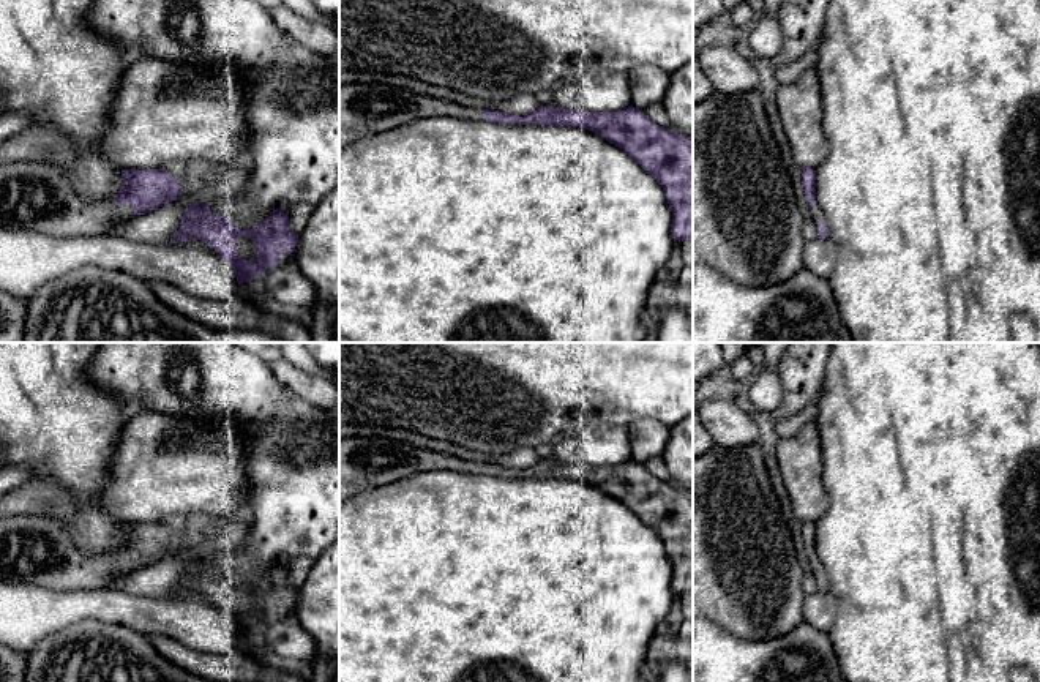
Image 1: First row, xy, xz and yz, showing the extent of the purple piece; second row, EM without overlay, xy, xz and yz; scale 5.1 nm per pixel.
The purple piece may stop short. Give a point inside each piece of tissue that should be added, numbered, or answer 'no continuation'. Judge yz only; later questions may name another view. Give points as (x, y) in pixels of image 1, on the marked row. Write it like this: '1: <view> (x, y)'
1: yz (816, 210)

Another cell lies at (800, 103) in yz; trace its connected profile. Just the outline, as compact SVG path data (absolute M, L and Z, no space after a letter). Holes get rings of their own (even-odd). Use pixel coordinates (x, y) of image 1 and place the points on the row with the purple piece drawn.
M813 66L792 84L780 85L776 107L794 161L800 167L821 166L830 147L822 131L822 93L817 69Z

